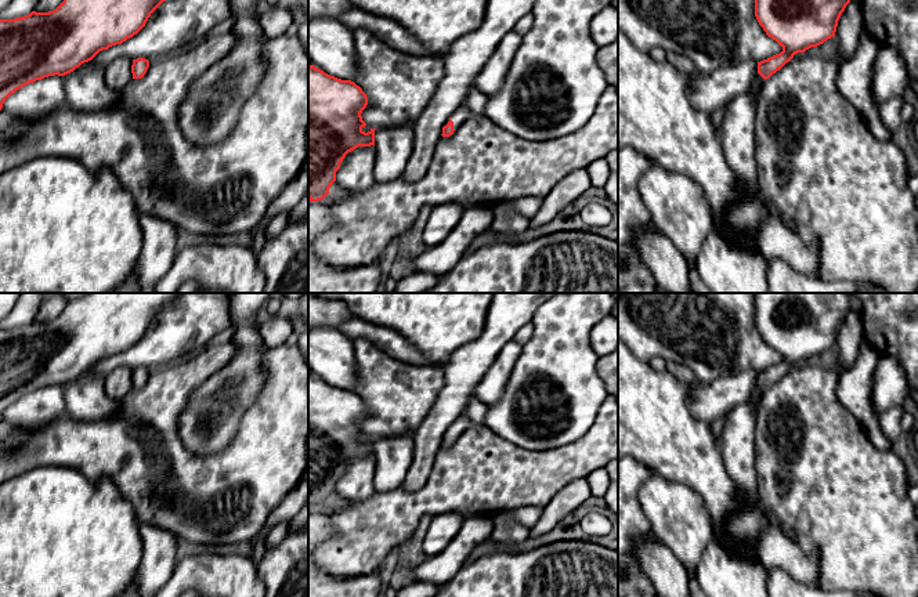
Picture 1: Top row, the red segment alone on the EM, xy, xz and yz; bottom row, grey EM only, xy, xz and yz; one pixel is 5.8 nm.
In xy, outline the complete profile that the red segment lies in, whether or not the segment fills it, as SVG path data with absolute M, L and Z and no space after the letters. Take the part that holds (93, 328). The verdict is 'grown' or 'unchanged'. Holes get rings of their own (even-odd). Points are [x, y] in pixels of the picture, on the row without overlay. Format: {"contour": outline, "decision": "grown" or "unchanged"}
{"contour": "M87 293L71 300L53 321L36 322L14 329L0 329L0 420L4 410L24 395L48 386L65 386L91 370L100 361L122 354L137 344L151 323L170 305L178 303L180 293Z", "decision": "unchanged"}

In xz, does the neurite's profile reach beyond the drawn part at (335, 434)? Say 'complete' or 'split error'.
complete

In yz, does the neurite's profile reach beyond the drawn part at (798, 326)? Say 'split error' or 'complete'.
split error

